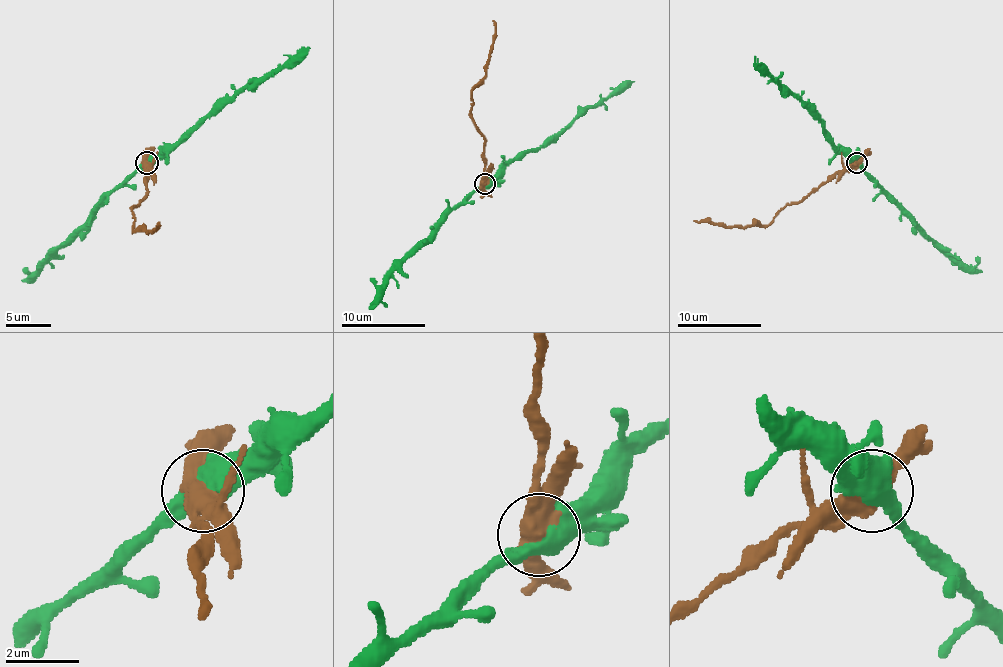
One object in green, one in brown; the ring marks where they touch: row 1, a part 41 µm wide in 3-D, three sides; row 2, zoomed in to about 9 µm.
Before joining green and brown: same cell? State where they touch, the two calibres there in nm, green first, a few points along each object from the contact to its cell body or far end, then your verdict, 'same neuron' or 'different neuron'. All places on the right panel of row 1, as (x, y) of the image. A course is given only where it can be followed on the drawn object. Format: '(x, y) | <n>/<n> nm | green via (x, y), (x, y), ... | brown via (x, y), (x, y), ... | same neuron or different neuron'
(857, 163) | 600/550 nm | green via (857, 162), (851, 160), (824, 133), (824, 127), (755, 56) | brown via (857, 162), (851, 162), (801, 200), (784, 206), (767, 225), (723, 227), (707, 221), (694, 221) | different neuron

